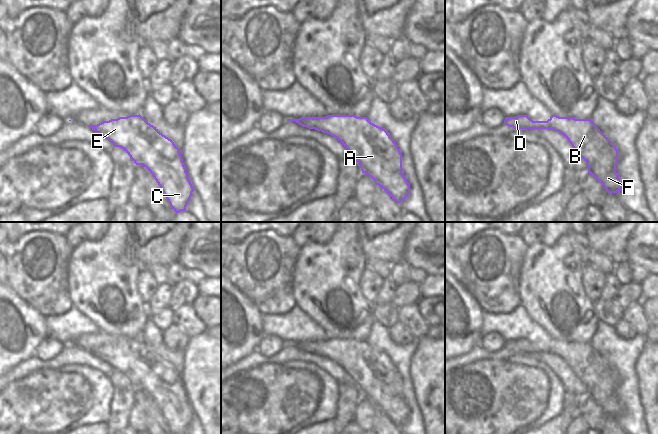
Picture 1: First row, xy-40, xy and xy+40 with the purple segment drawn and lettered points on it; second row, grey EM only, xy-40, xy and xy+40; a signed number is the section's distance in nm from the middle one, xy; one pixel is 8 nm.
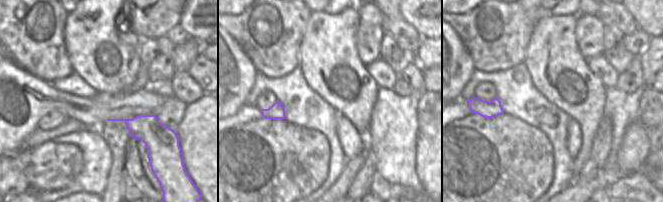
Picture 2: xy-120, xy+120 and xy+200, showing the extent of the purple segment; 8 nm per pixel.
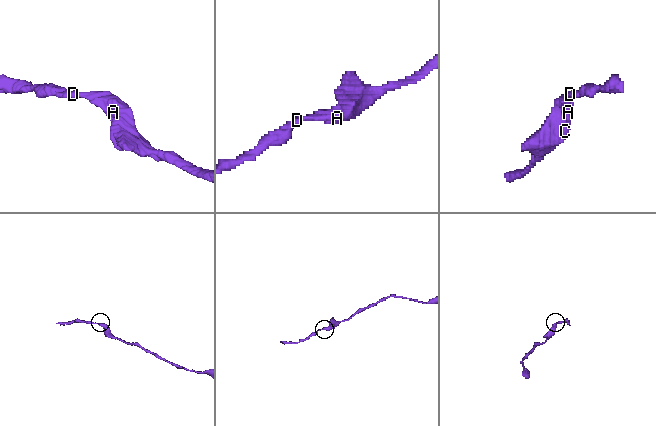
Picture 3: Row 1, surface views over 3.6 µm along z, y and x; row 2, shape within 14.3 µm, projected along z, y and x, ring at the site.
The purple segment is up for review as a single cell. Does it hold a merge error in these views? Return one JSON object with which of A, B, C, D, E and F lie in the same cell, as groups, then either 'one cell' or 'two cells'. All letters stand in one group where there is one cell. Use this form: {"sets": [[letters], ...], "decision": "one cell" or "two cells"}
{"sets": [["A", "B", "C", "D", "E", "F"]], "decision": "one cell"}

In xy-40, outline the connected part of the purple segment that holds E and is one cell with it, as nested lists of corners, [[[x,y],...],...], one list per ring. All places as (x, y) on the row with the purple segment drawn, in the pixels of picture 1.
[[[140,114],[87,126],[111,141],[114,147],[121,147],[136,165],[143,165],[176,213],[186,211],[194,188],[180,149],[171,139]]]

